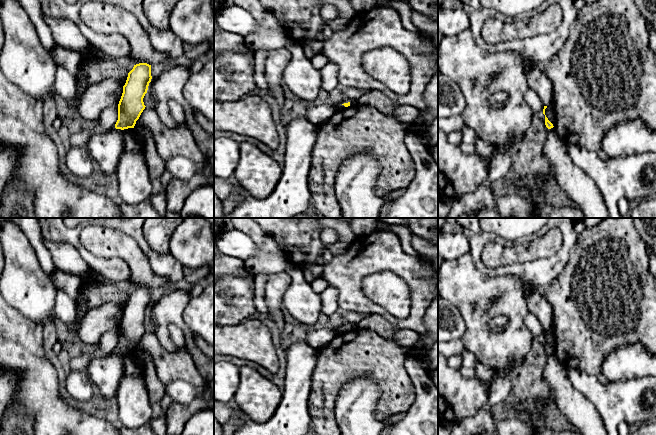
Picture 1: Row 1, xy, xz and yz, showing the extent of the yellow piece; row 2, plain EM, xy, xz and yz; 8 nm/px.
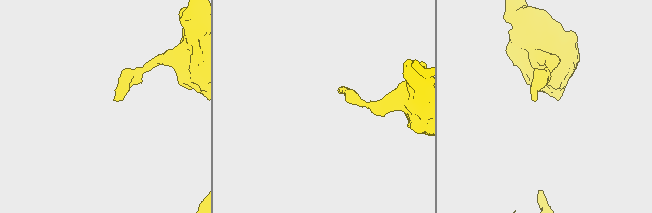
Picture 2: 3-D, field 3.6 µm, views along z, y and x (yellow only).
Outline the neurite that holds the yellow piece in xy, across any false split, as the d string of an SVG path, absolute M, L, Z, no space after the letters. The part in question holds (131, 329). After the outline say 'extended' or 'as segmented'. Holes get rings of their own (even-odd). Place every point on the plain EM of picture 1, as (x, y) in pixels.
M139 287L128 297L123 317L118 328L116 353L134 352L136 345L145 333L143 322L151 306L151 289Z | as segmented

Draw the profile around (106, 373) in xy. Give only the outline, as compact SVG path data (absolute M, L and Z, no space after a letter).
M114 352L104 358L92 359L87 371L97 392L104 399L114 398L124 375L124 356Z

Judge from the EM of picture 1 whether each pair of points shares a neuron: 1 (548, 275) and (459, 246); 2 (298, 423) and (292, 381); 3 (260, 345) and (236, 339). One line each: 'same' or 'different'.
1: different
2: same
3: same

